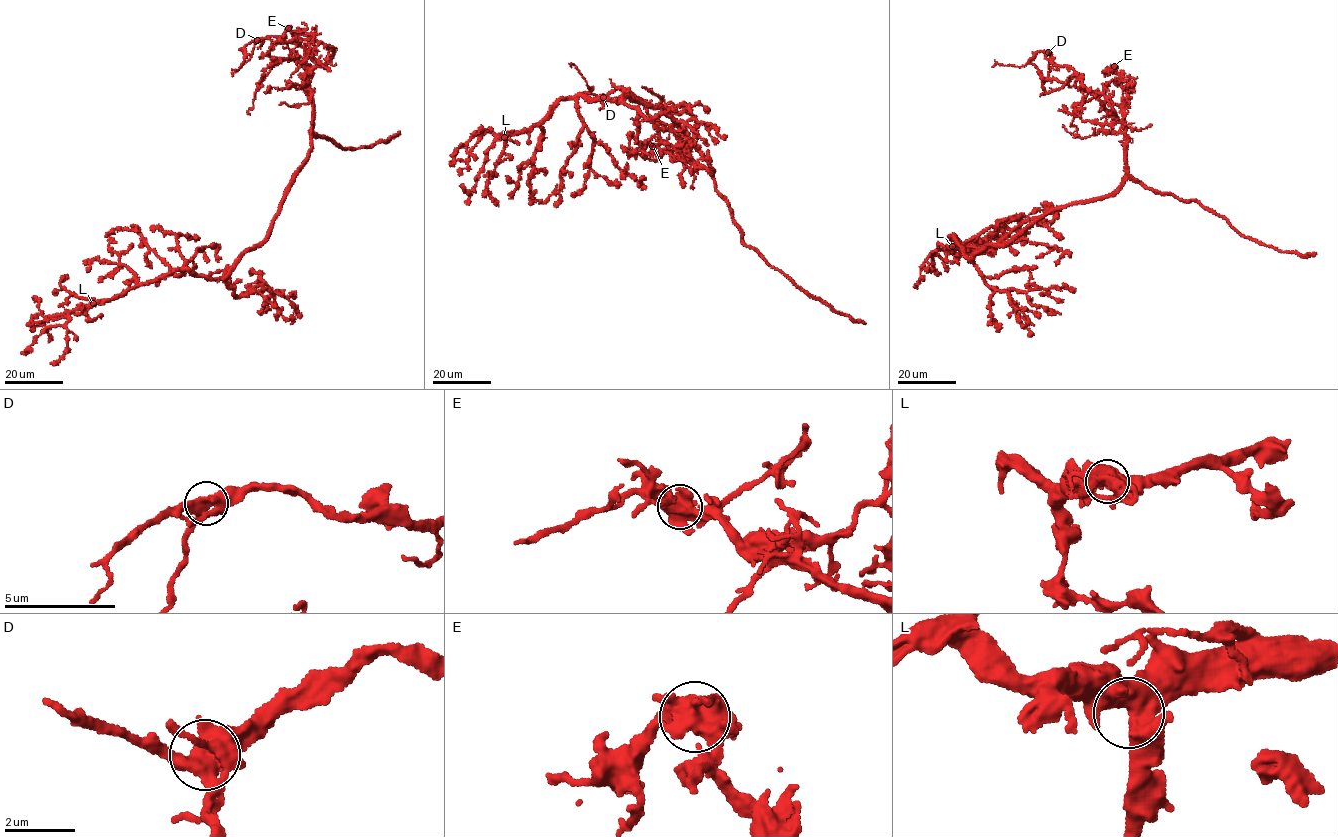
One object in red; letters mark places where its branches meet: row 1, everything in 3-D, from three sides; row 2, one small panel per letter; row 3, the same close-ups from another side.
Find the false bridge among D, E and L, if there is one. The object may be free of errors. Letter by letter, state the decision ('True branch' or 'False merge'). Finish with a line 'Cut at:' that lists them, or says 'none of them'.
D: True branch
E: True branch
L: True branch
Cut at: none of them

